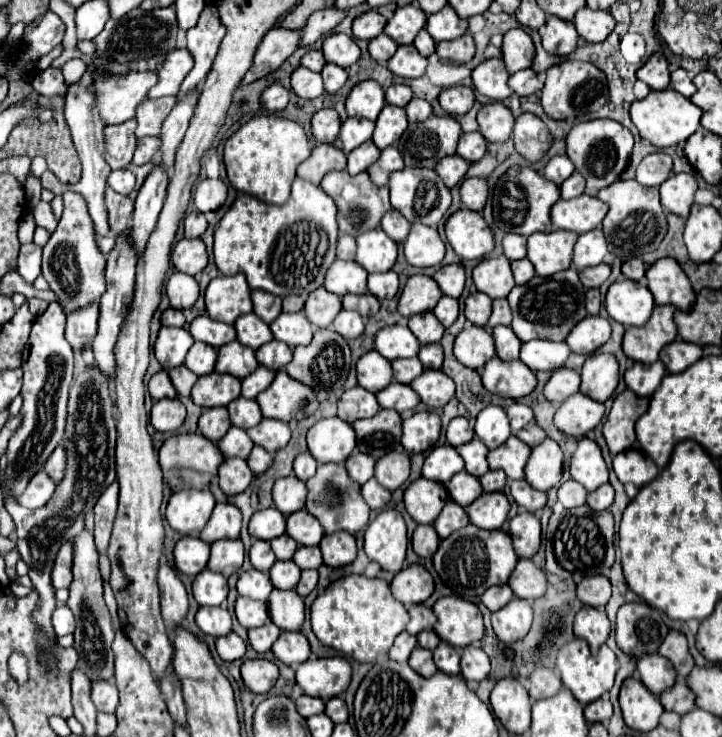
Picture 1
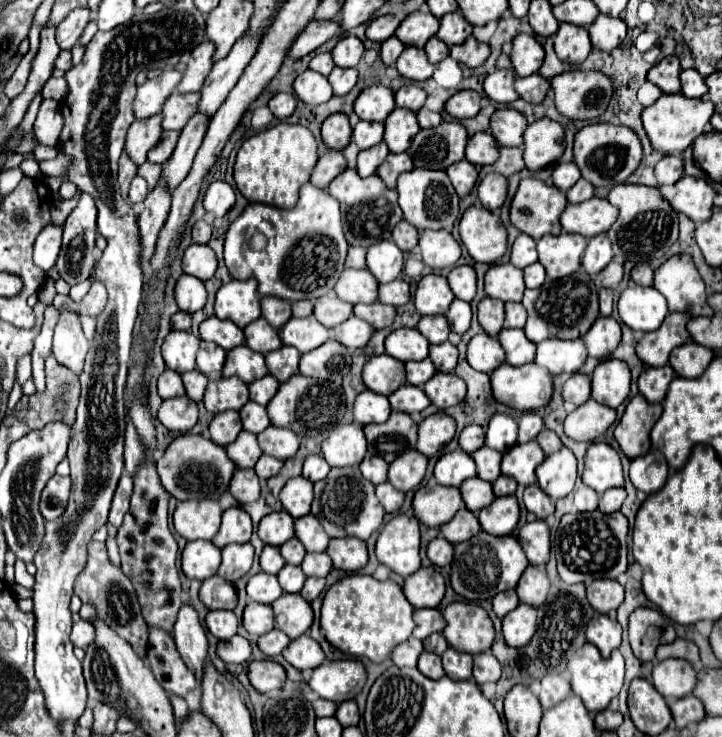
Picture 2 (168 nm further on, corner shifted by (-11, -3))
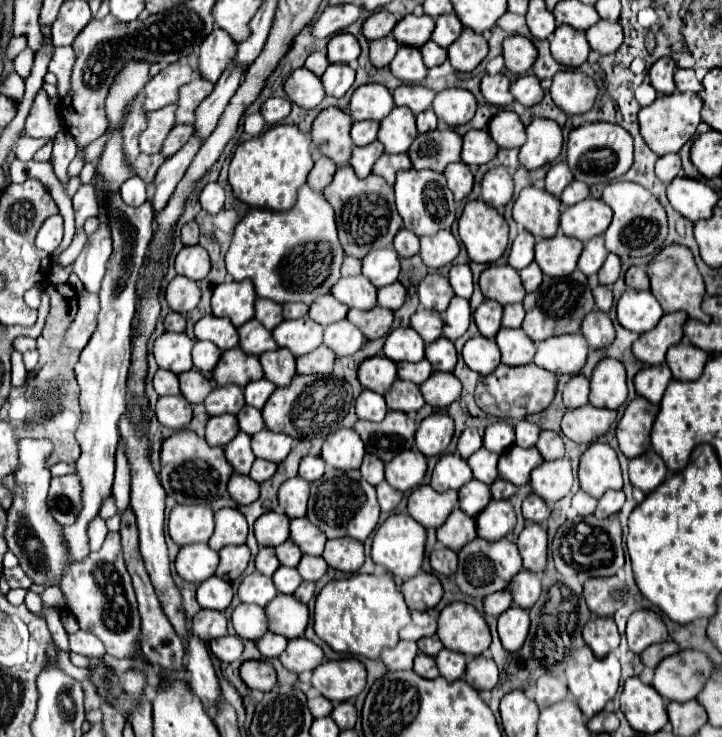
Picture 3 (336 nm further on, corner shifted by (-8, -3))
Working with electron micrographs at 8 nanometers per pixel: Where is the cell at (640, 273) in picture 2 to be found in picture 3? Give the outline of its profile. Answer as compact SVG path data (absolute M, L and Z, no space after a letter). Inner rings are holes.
M632 266L626 272L626 286L634 290L650 290L650 280L646 276L646 270L640 266Z

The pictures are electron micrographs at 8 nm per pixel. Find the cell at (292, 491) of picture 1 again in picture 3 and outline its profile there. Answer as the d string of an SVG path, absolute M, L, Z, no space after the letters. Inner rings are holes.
M300 476L286 480L278 492L278 508L292 520L306 514L306 502L310 494L310 484Z

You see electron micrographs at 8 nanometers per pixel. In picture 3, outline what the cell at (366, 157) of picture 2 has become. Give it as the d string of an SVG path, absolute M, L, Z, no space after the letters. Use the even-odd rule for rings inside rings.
M378 140L372 142L372 144L368 144L368 146L354 148L352 158L350 158L350 166L354 168L356 176L358 178L366 178L372 172L374 162L382 156L382 152L384 152L384 146Z

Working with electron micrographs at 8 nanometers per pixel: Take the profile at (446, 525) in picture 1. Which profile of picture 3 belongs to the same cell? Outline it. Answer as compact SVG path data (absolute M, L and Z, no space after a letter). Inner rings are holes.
M456 508L448 520L438 528L438 542L446 548L458 552L464 544L476 538L476 520L466 516L460 508Z

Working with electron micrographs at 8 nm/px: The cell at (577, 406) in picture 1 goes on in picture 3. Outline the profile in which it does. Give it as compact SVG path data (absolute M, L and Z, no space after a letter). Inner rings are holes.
M592 404L568 410L562 418L562 432L574 442L592 444L604 436L616 420L616 412L608 408L596 408Z

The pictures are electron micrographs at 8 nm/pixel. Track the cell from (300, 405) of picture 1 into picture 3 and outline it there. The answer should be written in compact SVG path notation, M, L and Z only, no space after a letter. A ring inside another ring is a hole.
M296 374L290 386L276 388L276 392L268 398L268 404L262 408L262 416L268 430L288 434L296 440L310 440L332 434L348 414L350 404L352 404L352 388L346 380L340 380L332 374L328 376Z

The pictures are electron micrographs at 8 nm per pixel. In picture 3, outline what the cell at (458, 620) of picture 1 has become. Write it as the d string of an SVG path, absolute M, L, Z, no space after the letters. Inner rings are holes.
M452 602L440 612L438 638L444 648L466 656L484 654L492 640L484 616L466 602Z

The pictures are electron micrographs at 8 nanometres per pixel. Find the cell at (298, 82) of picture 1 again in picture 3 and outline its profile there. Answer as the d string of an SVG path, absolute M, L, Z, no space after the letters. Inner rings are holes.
M298 68L296 72L292 72L292 76L284 84L284 90L294 104L308 110L316 108L326 96L322 80L308 68Z

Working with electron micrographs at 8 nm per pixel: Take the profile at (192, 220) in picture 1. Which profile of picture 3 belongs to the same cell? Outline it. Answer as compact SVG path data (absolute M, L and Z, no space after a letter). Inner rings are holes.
M188 222L188 224L182 226L182 242L186 246L198 244L198 236L200 236L200 232L198 232L198 224L196 222Z

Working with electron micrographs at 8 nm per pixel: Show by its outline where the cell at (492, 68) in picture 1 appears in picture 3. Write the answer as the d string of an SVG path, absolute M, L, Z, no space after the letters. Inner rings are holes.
M486 74L482 78L482 96L492 106L508 106L514 102L508 88L510 88L510 80L504 74L496 74L496 76Z

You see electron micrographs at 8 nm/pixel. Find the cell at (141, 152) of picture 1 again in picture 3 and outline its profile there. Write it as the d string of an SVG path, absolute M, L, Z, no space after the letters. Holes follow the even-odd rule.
M174 126L170 132L168 132L168 136L166 136L166 140L164 140L164 144L162 144L162 154L164 154L164 158L170 158L170 156L174 156L176 154L176 150L180 150L188 140L190 140L190 136L192 136L192 126Z

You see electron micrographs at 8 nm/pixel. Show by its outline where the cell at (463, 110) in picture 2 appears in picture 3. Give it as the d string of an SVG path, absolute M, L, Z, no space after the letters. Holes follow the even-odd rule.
M448 88L448 90L442 90L436 94L432 108L434 108L438 120L442 120L450 128L454 128L454 126L466 124L474 118L476 98L468 90Z

